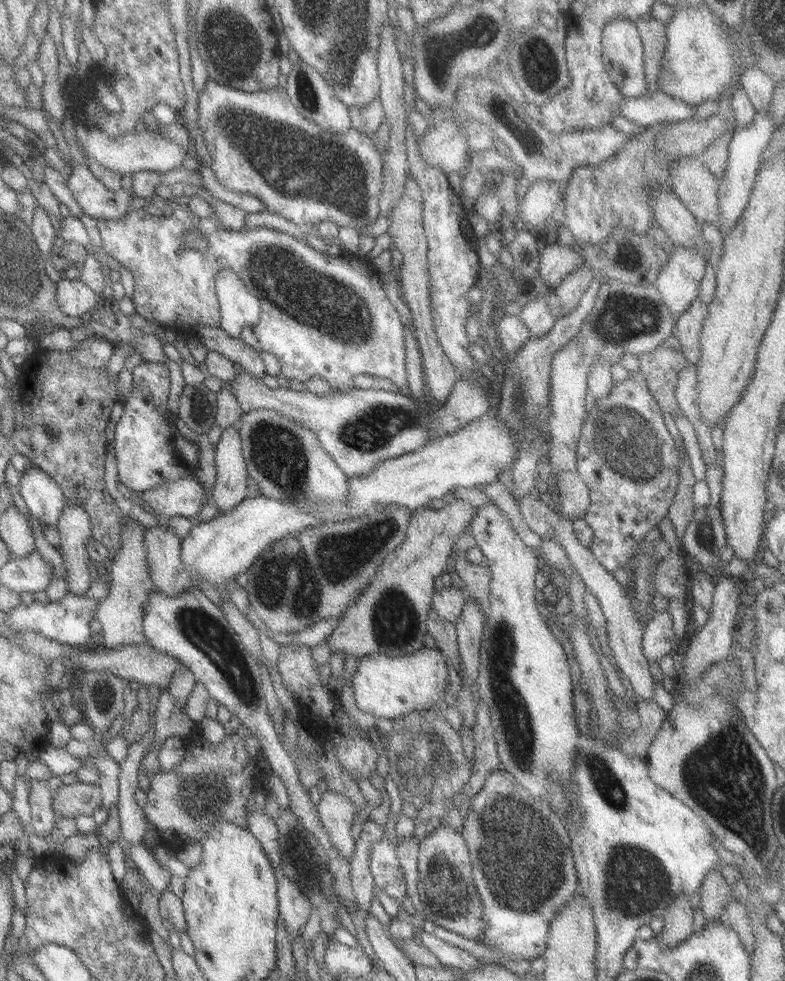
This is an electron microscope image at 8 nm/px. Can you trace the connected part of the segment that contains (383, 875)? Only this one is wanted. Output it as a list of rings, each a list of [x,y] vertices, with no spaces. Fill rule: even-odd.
[[[394,820],[388,822],[390,834],[386,832],[380,843],[370,847],[370,872],[375,886],[402,904],[407,895],[403,871],[396,857],[396,838],[394,838]]]

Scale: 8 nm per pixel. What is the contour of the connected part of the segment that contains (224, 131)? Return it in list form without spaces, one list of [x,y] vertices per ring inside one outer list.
[[[208,79],[204,90],[199,92],[198,126],[202,130],[204,144],[210,155],[210,168],[212,169],[214,178],[221,183],[222,186],[229,188],[232,192],[240,194],[250,194],[259,198],[265,207],[278,216],[284,217],[286,220],[293,222],[296,226],[307,228],[317,225],[319,222],[333,222],[340,226],[350,226],[355,229],[365,228],[381,216],[379,211],[379,196],[383,189],[382,176],[382,156],[381,152],[376,149],[374,141],[370,135],[364,134],[354,128],[347,130],[344,134],[331,134],[310,122],[308,118],[304,118],[289,99],[287,92],[278,86],[272,90],[258,90],[250,93],[249,91],[236,90],[231,86],[218,84],[215,80]]]

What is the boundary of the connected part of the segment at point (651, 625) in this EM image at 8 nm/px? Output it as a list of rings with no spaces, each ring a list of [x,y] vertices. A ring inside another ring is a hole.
[[[654,611],[652,618],[643,626],[643,655],[648,662],[660,661],[662,656],[673,653],[673,620],[671,614]]]

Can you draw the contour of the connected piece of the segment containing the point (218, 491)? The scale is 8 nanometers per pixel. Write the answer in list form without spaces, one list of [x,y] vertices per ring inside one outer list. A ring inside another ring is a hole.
[[[236,426],[222,431],[215,453],[216,483],[210,494],[219,514],[224,514],[246,499],[248,492],[249,475]]]

